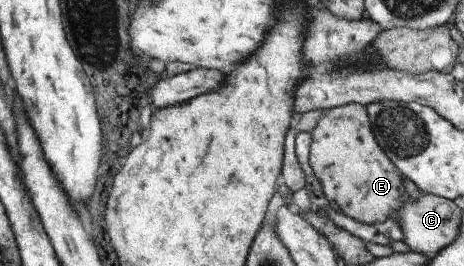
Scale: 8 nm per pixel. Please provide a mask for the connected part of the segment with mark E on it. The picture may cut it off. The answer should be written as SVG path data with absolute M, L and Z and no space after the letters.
M352 103L325 110L311 133L309 162L327 200L337 202L346 216L362 224L385 222L388 218L394 217L408 200L400 170L386 156L373 136L373 127L370 126L366 106Z

